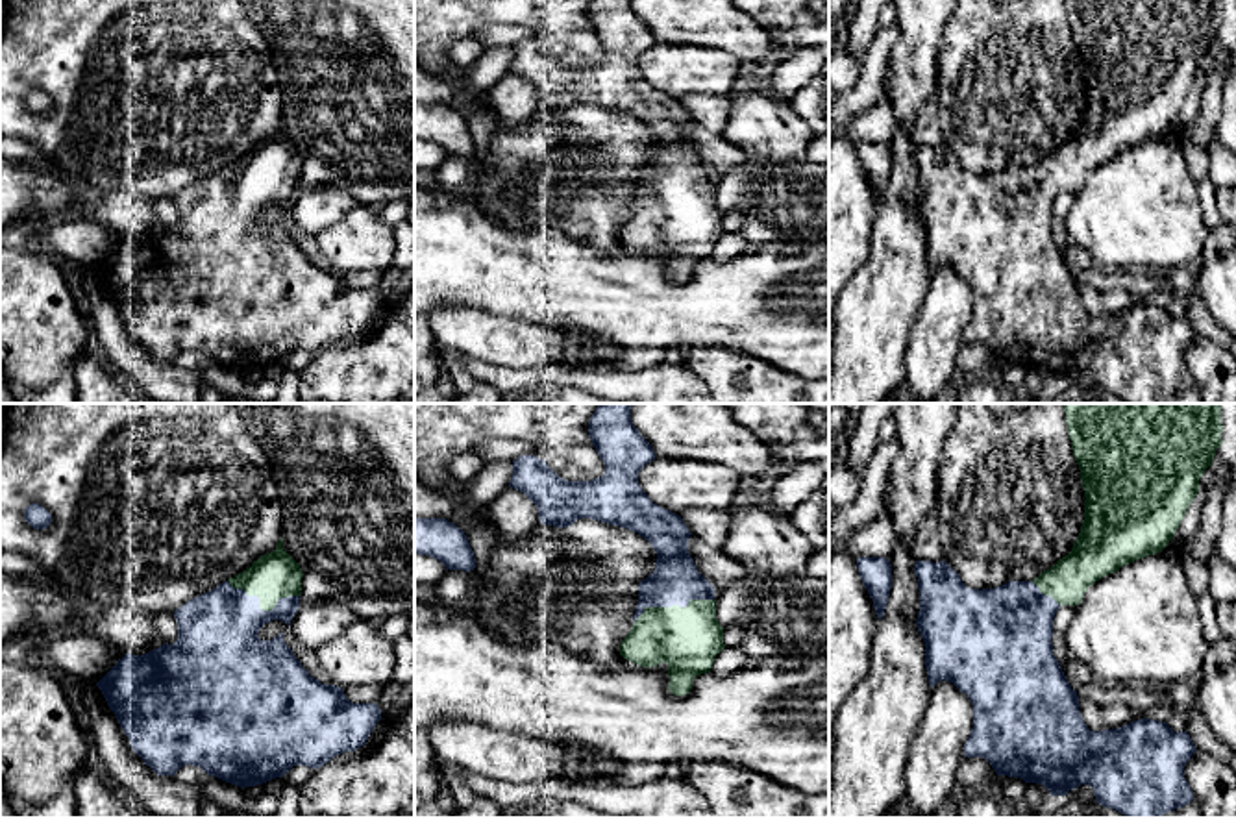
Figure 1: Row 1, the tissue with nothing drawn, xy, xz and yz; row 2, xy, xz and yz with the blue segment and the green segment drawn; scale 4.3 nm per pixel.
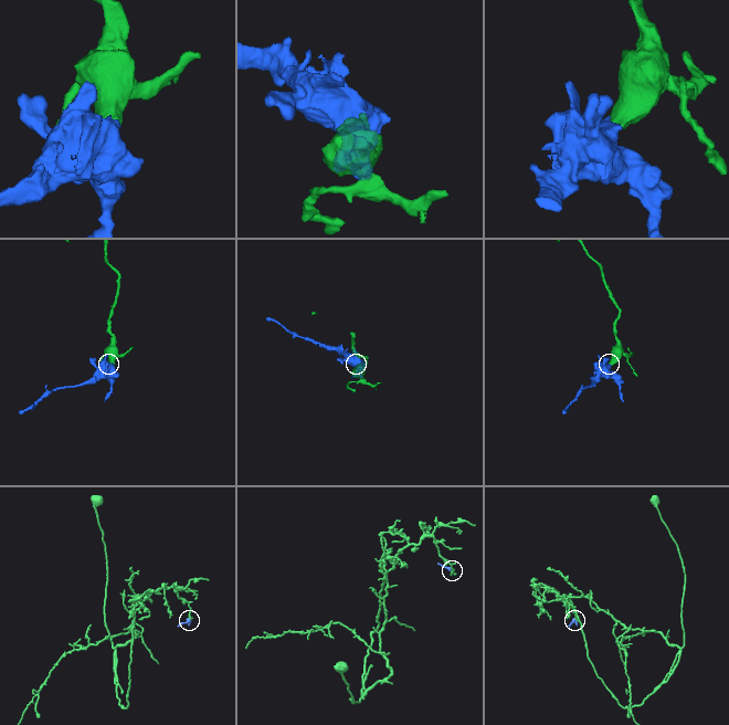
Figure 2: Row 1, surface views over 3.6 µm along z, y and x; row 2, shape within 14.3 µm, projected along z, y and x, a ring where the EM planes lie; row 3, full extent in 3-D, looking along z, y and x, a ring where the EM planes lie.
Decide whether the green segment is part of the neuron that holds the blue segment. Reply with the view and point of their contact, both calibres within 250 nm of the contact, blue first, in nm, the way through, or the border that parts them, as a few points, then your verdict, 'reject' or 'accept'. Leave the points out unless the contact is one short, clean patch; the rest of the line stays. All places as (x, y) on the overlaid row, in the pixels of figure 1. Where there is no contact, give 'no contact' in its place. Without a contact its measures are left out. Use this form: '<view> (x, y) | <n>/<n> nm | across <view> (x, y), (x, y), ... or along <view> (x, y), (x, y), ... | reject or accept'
xy (259, 607) | 360/200 nm | accept

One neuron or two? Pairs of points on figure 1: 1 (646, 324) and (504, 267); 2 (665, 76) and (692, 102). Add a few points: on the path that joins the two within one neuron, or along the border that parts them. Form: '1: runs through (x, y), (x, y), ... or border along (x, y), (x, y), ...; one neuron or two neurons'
1: runs through (611, 295), (598, 295), (539, 276); one neuron
2: border along (729, 97), (685, 95), (679, 100); two neurons

